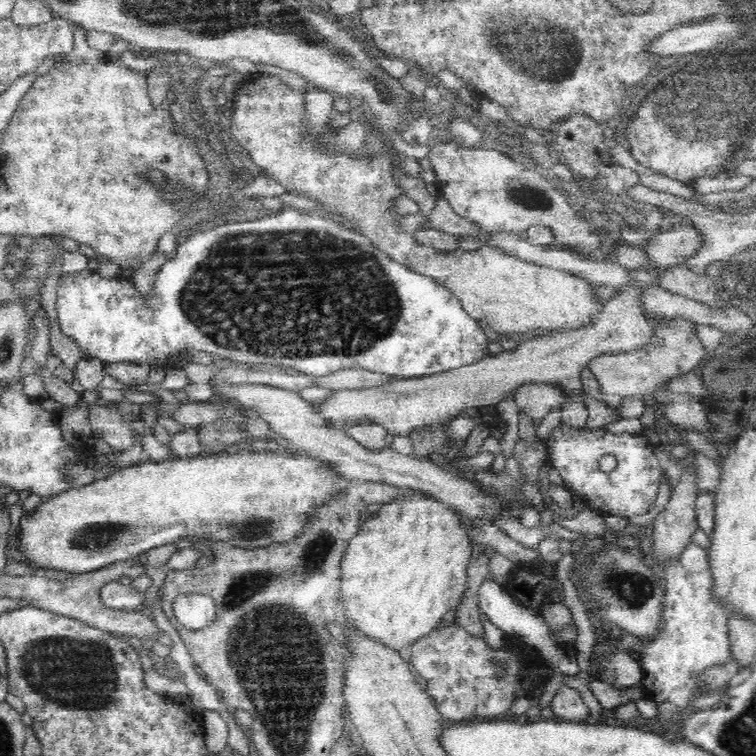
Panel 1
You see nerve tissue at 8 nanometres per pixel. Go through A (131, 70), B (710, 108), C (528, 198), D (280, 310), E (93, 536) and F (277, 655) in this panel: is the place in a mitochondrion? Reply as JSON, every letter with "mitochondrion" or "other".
{"A":"other","B":"mitochondrion","C":"mitochondrion","D":"mitochondrion","E":"mitochondrion","F":"mitochondrion"}

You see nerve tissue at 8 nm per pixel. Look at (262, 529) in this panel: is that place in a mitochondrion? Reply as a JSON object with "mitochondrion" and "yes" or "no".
{"mitochondrion":"yes"}

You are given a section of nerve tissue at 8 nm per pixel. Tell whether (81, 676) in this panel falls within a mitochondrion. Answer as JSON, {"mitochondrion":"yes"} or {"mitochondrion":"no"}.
{"mitochondrion":"yes"}

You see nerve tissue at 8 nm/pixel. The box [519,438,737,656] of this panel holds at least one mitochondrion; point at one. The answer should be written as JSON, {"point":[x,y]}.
{"point":[634,588]}

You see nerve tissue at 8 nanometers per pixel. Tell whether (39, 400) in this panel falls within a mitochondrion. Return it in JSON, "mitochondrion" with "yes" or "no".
{"mitochondrion":"no"}

